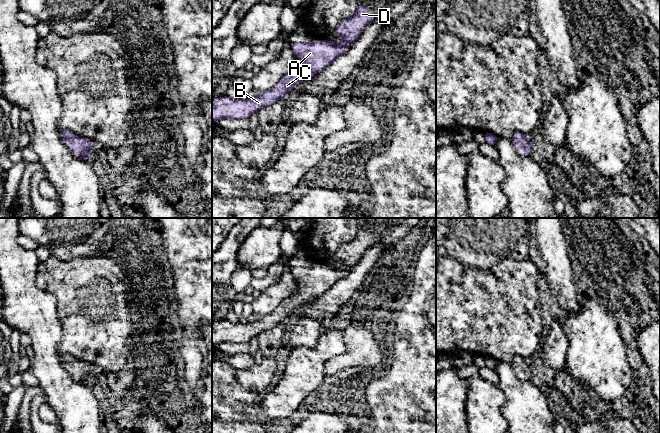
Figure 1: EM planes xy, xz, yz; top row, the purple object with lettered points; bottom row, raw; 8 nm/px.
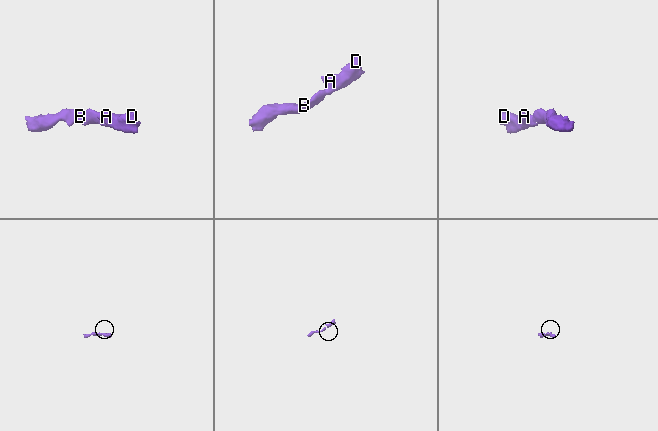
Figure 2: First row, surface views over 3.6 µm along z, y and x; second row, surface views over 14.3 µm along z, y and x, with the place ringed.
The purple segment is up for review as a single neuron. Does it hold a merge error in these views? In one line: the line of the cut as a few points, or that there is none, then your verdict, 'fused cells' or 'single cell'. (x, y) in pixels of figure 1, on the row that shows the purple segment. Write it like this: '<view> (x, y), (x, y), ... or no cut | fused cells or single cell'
no cut | single cell

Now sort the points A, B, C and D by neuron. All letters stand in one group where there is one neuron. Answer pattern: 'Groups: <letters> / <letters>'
Groups: A B C D

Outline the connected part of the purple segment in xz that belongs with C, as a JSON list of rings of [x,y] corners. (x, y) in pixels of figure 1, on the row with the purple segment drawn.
[[[359,4],[355,14],[337,25],[337,34],[343,40],[336,44],[325,39],[309,43],[291,43],[291,49],[298,60],[302,60],[303,72],[287,73],[270,90],[255,98],[231,99],[224,96],[212,100],[212,121],[225,118],[246,119],[260,109],[284,98],[301,81],[321,72],[342,55],[361,35],[364,28],[373,23],[372,11]]]

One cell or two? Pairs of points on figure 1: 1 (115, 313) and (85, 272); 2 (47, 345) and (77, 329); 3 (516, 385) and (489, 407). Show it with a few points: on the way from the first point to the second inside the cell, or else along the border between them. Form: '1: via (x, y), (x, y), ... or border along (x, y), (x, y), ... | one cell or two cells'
1: via (105, 303), (85, 282) | one cell
2: border along (61, 319), (62, 339), (58, 347), (59, 352) | two cells
3: border along (497, 386), (503, 394), (502, 414), (506, 419) | two cells

